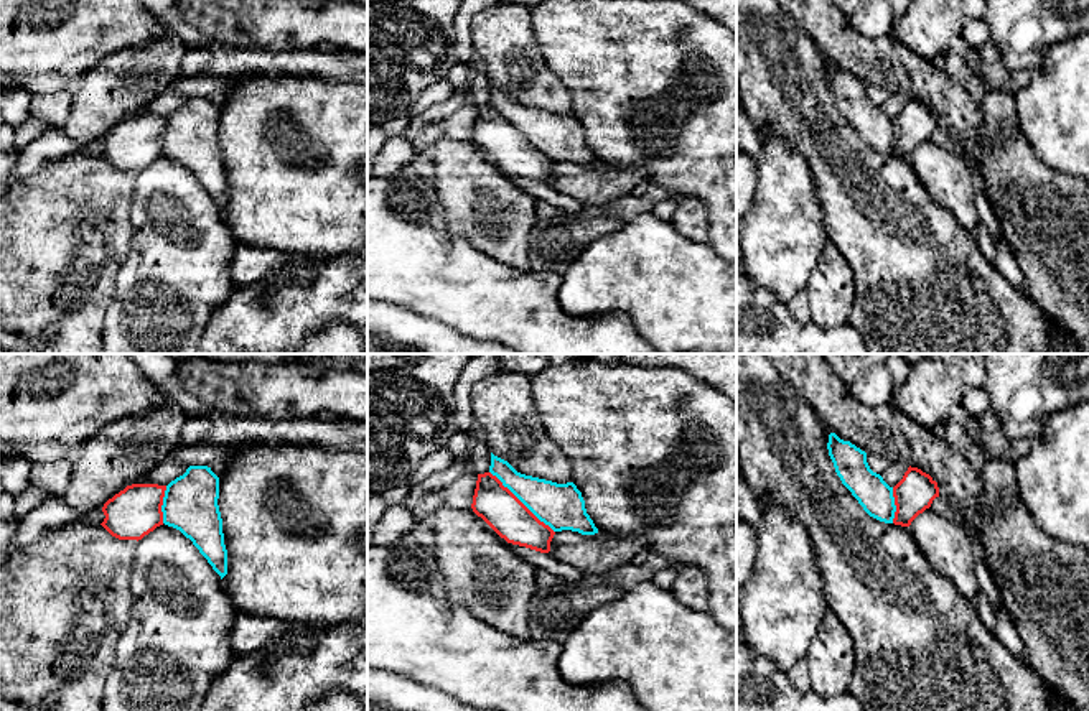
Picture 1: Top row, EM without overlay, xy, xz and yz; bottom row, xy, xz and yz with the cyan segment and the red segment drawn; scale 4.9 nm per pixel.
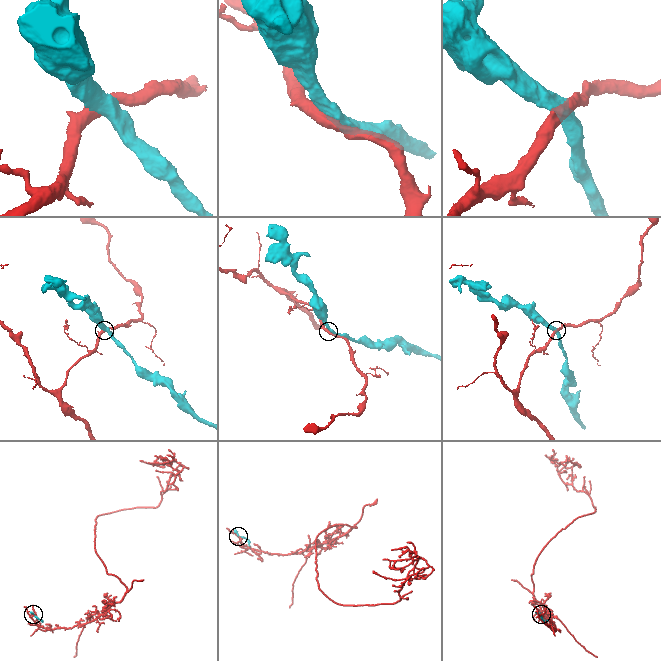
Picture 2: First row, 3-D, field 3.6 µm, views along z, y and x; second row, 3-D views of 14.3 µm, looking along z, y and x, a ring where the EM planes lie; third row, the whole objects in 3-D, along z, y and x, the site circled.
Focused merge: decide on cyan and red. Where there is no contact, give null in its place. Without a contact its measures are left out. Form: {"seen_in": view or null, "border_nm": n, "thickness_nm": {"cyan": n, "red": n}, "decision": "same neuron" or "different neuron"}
{"seen_in": "xz", "border_nm": 440, "thickness_nm": {"cyan": 220, "red": 190}, "decision": "different neuron"}

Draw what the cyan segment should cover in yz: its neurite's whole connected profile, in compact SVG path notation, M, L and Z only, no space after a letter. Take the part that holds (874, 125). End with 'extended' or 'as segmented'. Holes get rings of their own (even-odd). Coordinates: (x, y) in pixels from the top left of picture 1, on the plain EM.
M835 64L829 66L827 81L837 107L863 142L880 153L893 155L896 143L893 118L870 100L867 84Z; as segmented

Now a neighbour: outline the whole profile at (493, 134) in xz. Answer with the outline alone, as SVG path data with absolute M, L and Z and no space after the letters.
M491 104L478 105L471 140L507 174L550 183L555 163Z

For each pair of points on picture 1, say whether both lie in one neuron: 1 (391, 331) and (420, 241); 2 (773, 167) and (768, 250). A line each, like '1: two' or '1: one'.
1: two
2: one

